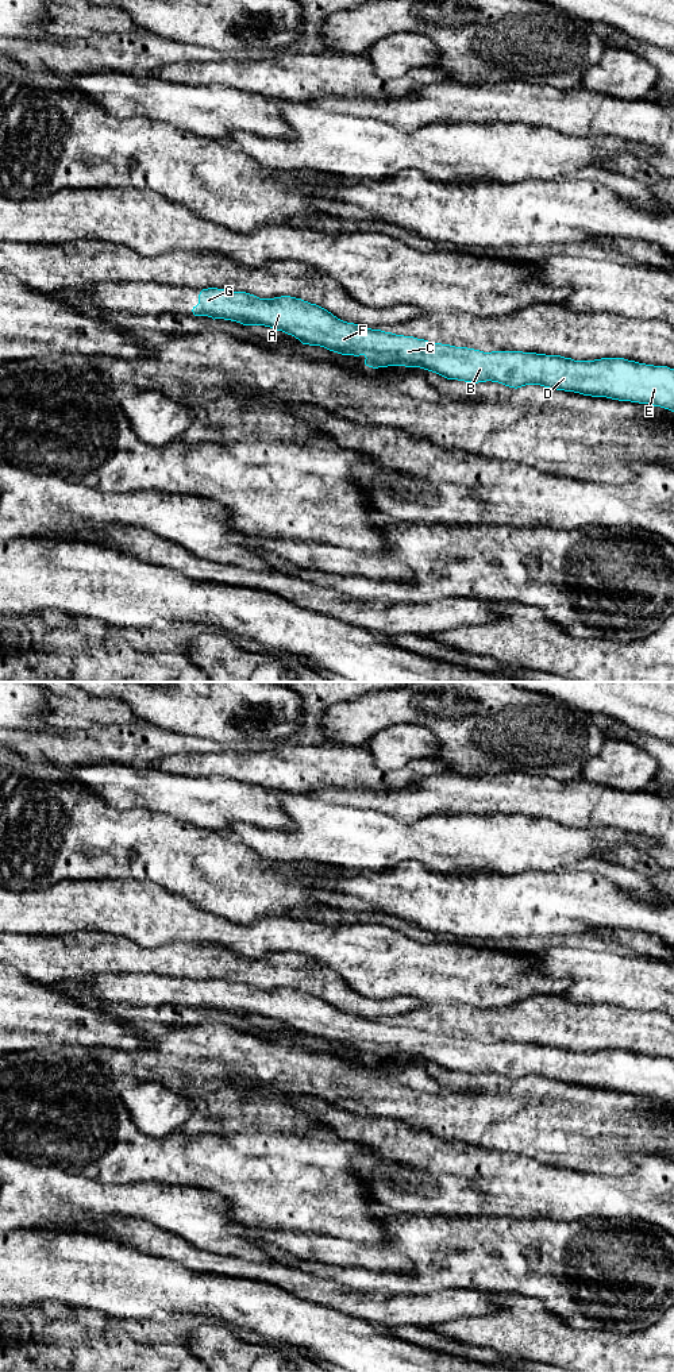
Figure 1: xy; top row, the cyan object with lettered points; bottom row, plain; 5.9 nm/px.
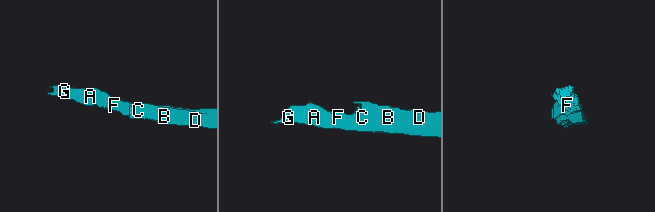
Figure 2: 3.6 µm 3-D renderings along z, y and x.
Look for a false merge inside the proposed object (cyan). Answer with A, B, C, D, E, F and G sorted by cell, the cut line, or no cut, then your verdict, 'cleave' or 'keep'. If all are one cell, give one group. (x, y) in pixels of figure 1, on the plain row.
A B C D E F G; no cut; keep

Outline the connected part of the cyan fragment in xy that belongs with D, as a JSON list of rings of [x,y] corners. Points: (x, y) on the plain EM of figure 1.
[[[203,980],[195,1007],[265,1017],[342,1047],[363,1047],[373,1060],[420,1059],[447,1071],[498,1074],[509,1079],[540,1076],[592,1088],[660,1098],[674,1103],[674,1060],[601,1049],[574,1052],[523,1043],[484,1044],[361,1018],[301,990],[259,990],[246,983]]]

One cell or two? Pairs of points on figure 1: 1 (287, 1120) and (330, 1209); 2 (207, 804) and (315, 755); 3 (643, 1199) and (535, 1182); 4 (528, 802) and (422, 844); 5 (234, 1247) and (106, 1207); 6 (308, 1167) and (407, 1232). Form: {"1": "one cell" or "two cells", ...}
{"1": "two cells", "2": "two cells", "3": "one cell", "4": "two cells", "5": "one cell", "6": "two cells"}

